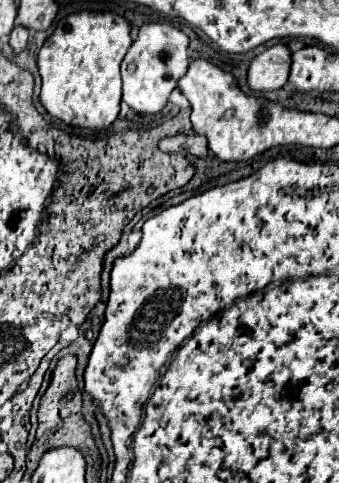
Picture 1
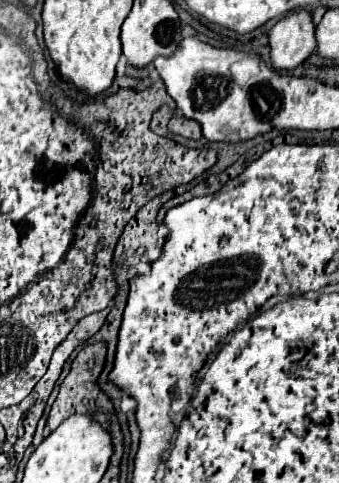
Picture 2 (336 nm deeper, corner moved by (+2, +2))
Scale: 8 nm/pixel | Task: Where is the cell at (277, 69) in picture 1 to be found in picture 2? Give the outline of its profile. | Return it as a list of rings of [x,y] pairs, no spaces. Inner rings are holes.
[[[298,10],[284,16],[270,30],[272,66],[278,70],[292,70],[302,64],[316,50],[312,12]]]

